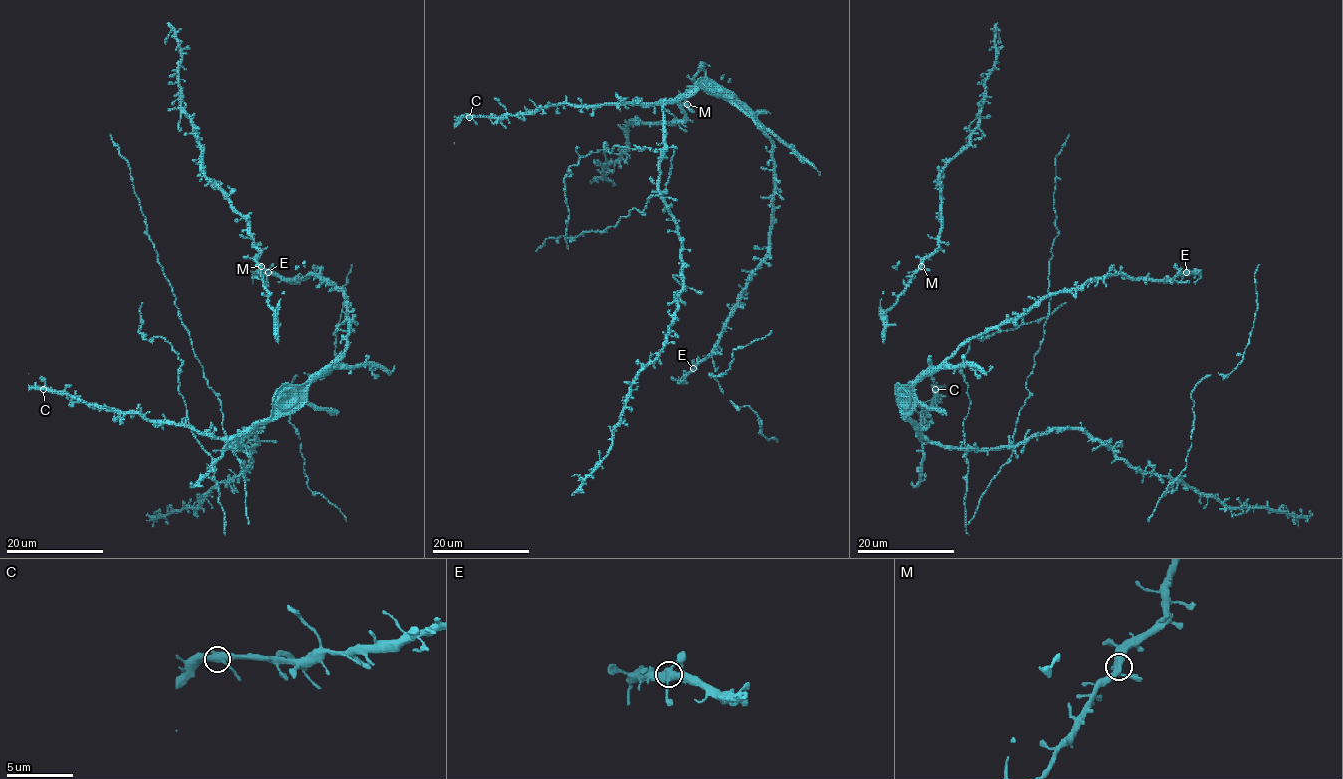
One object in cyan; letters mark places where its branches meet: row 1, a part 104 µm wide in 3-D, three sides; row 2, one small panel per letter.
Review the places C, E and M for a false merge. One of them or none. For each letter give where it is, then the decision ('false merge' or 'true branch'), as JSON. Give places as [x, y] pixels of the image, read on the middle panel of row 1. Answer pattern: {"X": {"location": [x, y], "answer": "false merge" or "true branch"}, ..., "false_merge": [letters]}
{"C": {"location": [469, 117], "answer": "true branch"}, "E": {"location": [693, 368], "answer": "true branch"}, "M": {"location": [687, 104], "answer": "true branch"}, "false_merge": []}

